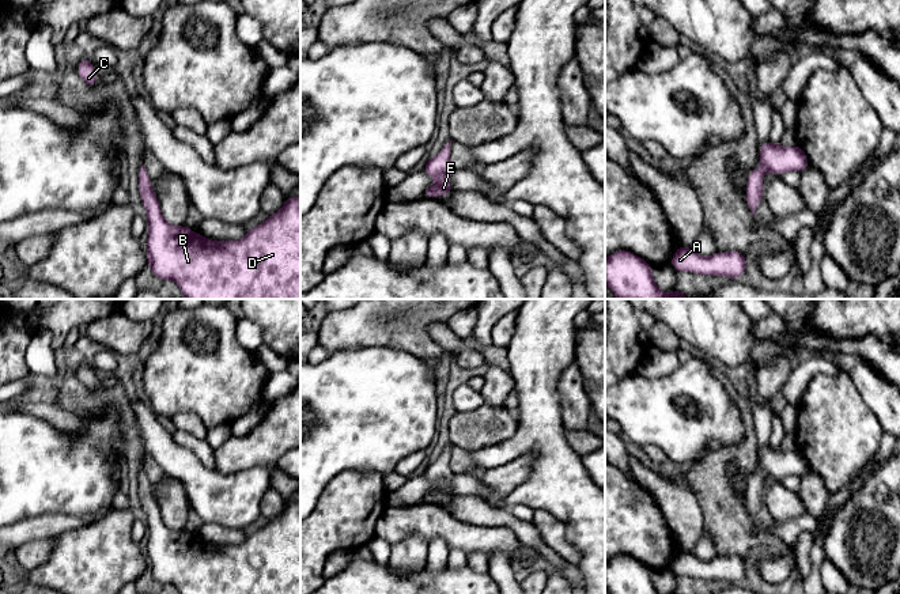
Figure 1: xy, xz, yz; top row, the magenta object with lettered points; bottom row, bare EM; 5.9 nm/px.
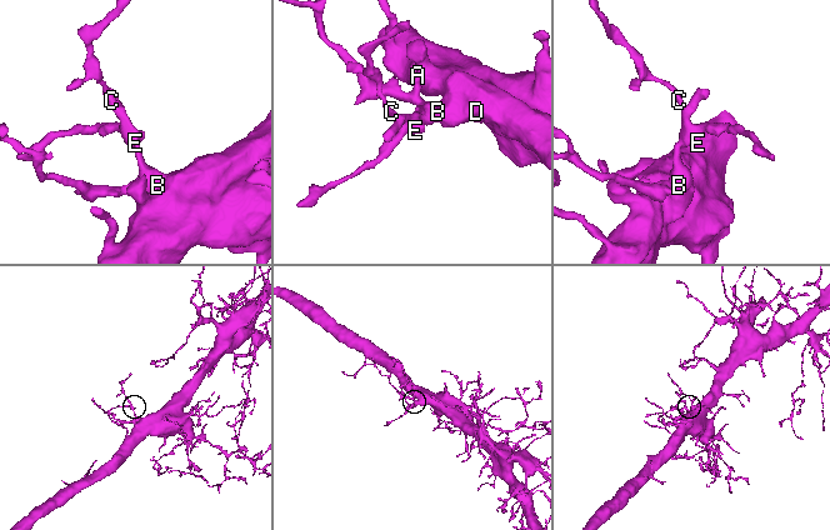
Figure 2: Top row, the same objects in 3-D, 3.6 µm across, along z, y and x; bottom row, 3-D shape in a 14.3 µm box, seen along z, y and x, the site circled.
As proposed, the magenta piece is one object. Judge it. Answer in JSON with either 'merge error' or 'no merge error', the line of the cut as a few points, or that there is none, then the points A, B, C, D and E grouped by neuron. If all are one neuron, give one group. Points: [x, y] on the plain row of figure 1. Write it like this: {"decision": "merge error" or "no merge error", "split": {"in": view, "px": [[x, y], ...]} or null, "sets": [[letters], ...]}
{"decision": "no merge error", "split": null, "sets": [["A", "B", "C", "D", "E"]]}

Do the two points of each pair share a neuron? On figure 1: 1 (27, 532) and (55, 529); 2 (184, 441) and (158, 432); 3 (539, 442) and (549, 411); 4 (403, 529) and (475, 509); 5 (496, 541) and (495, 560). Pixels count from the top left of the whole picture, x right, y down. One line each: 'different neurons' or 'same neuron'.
1: same neuron
2: different neurons
3: same neuron
4: different neurons
5: different neurons

